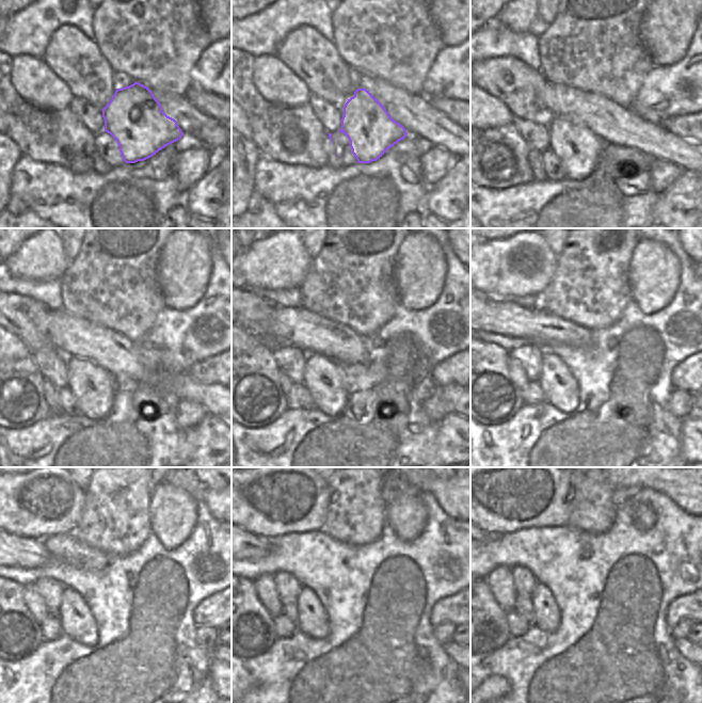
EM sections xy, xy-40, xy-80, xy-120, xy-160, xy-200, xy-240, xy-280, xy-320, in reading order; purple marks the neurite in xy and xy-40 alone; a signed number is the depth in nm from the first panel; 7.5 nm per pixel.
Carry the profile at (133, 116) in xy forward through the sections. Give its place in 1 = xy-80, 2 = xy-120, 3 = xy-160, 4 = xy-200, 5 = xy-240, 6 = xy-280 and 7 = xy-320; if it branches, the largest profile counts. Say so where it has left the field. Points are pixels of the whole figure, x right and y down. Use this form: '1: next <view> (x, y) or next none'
1: next xy-80 (578, 148)
2: next xy-120 (93, 386)
3: next xy-160 (323, 378)
4: next xy-200 (560, 387)
5: next xy-240 (77, 621)
6: next xy-280 (312, 619)
7: next xy-320 (547, 617)

